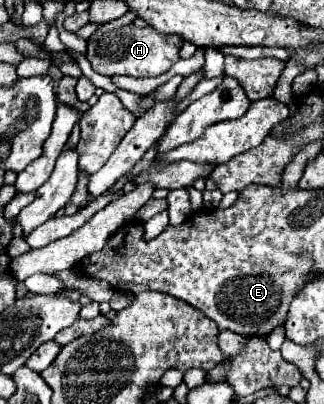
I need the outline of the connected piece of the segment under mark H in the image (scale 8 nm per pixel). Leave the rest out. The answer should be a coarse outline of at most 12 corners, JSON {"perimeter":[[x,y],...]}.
{"perimeter":[[133,25],[87,43],[101,75],[157,77],[181,37]]}

